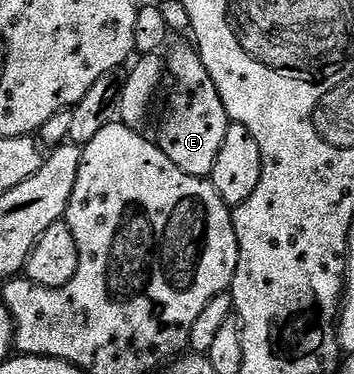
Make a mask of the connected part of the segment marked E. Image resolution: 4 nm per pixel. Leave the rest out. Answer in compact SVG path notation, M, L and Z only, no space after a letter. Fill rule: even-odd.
M189 47L178 48L170 57L165 57L170 101L166 104L162 125L158 128L156 143L159 150L168 154L168 158L172 158L172 162L184 170L184 174L206 178L214 168L216 154L220 154L220 146L224 146L224 134L228 134L228 126L232 121L224 110L224 102L220 102L212 74L204 70L204 62L198 56L197 47Z

